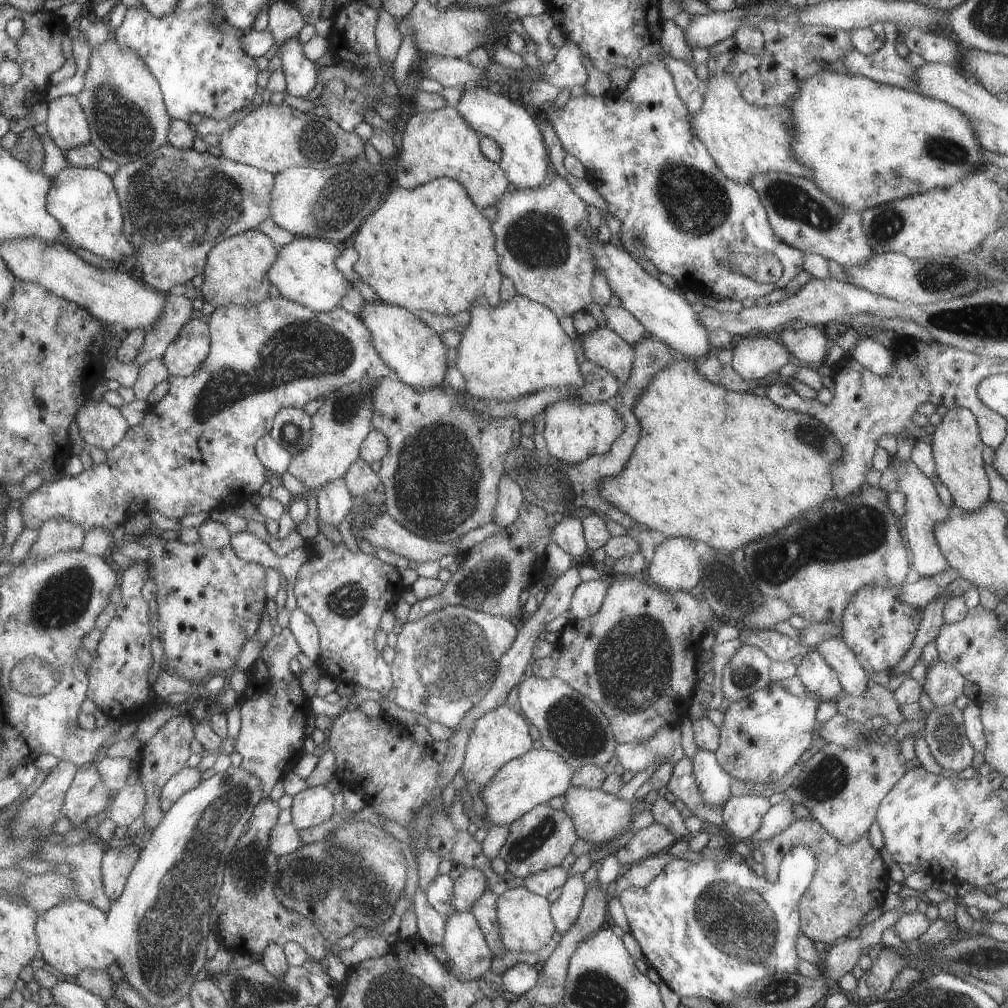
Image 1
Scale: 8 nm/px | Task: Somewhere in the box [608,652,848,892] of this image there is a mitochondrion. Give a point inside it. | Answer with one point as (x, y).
(745, 677)

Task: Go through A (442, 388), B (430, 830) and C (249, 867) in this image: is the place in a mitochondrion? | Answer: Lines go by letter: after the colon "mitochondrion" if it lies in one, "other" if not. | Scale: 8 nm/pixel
A: other
B: other
C: mitochondrion

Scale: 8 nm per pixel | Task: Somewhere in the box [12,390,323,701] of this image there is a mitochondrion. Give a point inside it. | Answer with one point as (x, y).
(64, 598)

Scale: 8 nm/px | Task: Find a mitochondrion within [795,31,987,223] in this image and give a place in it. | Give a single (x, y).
(944, 150)

